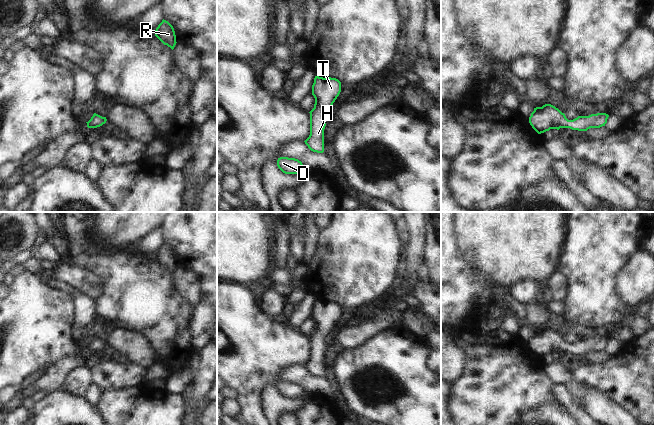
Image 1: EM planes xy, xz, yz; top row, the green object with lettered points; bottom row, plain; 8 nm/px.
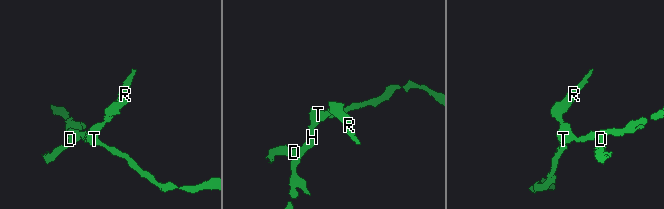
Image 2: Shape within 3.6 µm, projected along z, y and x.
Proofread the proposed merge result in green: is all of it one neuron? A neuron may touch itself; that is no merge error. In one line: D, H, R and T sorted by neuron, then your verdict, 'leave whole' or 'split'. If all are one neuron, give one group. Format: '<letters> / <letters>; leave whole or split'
D H R T; leave whole

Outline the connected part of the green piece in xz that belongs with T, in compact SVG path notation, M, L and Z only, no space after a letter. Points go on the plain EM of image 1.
M315 300L312 319L314 332L310 337L310 359L304 365L308 372L317 377L324 376L324 338L328 336L341 316L341 306L336 302Z

